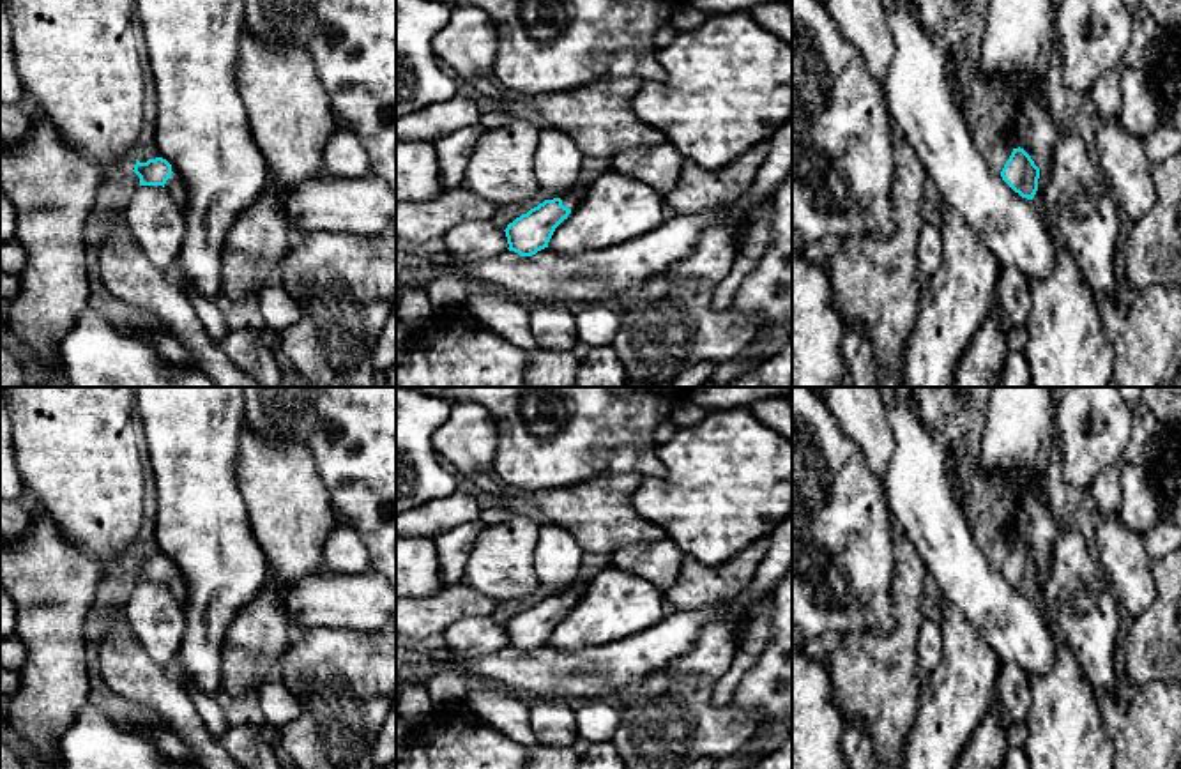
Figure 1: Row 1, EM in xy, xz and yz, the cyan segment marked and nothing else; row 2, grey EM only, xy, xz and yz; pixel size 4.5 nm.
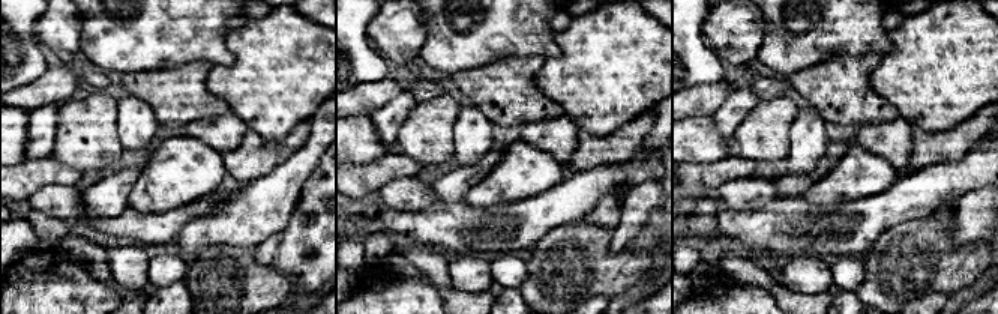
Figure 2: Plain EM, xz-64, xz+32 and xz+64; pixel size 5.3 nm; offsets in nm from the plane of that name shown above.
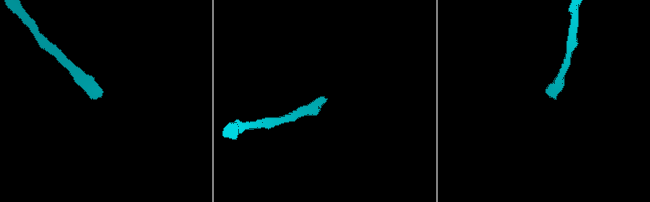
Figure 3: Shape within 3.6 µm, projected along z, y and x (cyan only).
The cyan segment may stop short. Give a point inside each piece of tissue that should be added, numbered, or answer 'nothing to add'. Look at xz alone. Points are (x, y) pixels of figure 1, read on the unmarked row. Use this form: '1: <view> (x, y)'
1: xz (571, 594)

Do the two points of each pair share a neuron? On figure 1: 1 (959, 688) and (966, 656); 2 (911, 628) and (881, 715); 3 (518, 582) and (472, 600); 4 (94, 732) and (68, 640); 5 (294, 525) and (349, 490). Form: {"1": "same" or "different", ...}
{"1": "same", "2": "same", "3": "different", "4": "different", "5": "different"}

